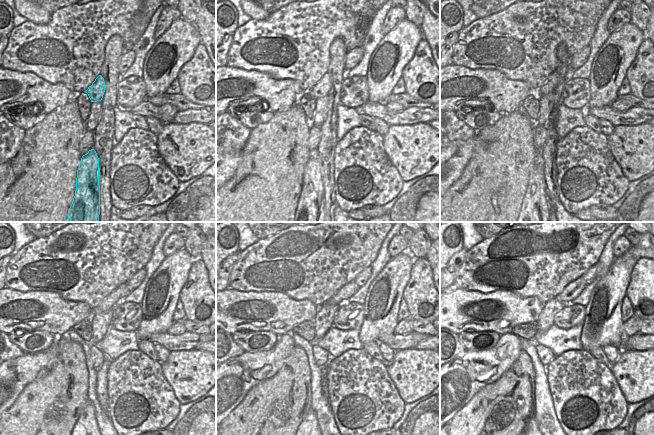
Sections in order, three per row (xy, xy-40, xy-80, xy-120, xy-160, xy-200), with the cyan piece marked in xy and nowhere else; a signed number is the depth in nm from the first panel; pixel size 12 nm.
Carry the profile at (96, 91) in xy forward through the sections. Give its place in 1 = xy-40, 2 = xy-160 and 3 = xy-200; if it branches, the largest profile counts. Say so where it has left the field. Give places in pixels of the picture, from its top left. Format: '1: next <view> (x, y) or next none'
1: next xy-40 (321, 89)
2: next xy-160 (346, 292)
3: next xy-200 (572, 290)

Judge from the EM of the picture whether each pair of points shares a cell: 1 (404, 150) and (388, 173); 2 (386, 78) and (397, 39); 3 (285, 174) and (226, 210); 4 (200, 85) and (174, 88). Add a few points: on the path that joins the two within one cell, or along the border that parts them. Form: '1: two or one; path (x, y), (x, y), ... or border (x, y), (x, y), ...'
1: two; border (382, 145), (387, 158), (404, 181)
2: one; path (395, 72), (400, 59), (400, 50)
3: one; path (270, 186), (246, 210), (241, 210)
4: two; border (176, 79), (180, 93)

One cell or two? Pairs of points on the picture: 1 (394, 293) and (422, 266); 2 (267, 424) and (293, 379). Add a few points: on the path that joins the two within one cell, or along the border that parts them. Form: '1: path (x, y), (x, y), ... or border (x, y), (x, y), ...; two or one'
1: border (415, 259), (411, 268), (411, 276), (402, 297); two
2: path (270, 413), (287, 396), (289, 390); one

